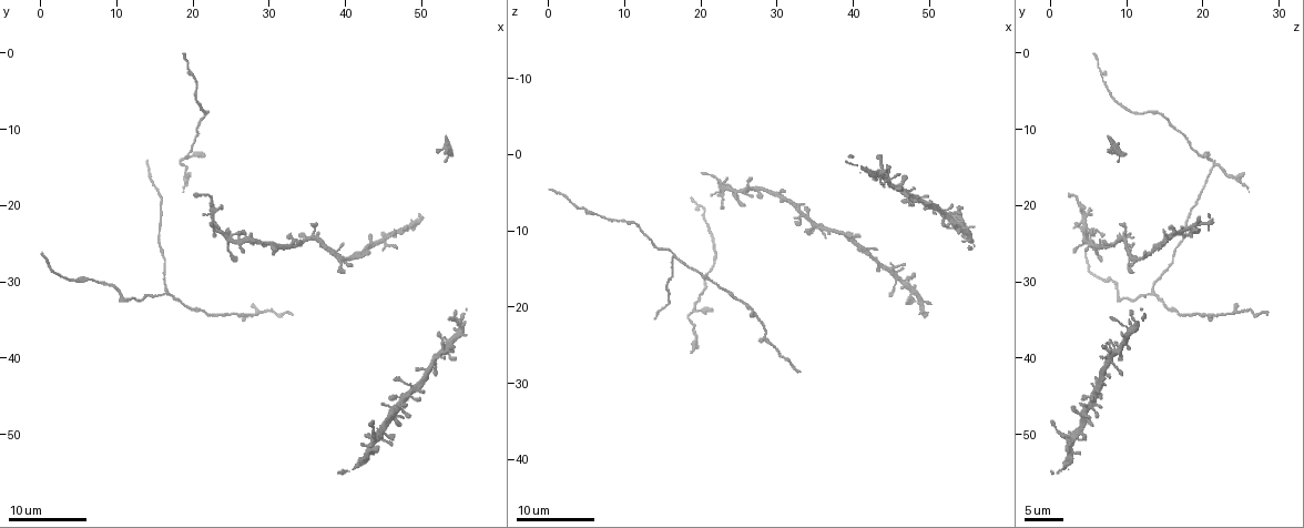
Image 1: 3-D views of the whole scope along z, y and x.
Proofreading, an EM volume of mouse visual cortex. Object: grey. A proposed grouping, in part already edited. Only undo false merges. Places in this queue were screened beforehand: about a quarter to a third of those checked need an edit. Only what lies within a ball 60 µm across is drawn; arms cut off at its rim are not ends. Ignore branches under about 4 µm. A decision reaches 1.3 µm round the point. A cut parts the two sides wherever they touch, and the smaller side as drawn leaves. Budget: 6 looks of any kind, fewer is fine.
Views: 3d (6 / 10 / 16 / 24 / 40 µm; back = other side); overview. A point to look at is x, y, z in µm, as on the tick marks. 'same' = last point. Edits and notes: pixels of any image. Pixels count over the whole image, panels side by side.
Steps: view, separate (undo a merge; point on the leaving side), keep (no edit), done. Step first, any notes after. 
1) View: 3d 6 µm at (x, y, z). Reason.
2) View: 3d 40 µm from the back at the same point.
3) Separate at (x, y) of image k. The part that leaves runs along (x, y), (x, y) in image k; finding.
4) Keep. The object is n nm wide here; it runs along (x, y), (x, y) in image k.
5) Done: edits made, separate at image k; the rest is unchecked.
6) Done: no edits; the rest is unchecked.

View: 3d 10 µm at (16.5, 31.5, 13.5). Three-way junction.

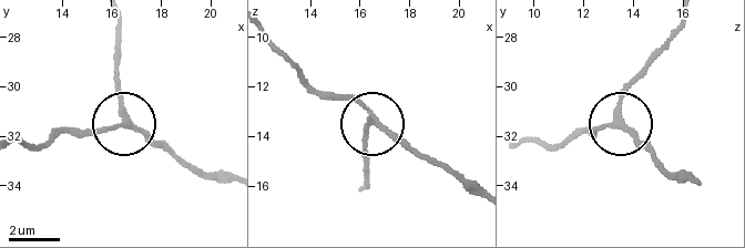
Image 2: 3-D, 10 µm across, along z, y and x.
Keep. The object is 180 nm wide here; continuous, no second cell.

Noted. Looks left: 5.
View: 3d 16 µm at (23.0, 23.5, 5.0). A fork.

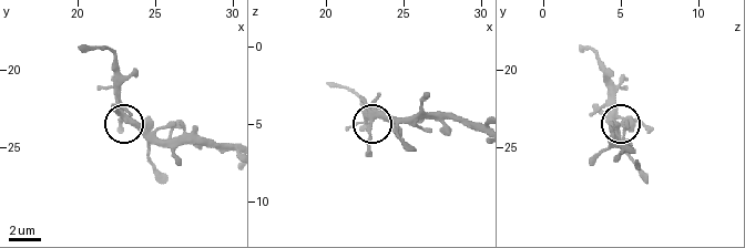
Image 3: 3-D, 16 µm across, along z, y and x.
Keep. The side arm is 40 µm long; 3 arms meet here; one cell here.

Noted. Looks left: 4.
View: 3d 10 µm at (47.0, 23.5, 16.5). Four or more arms meet.

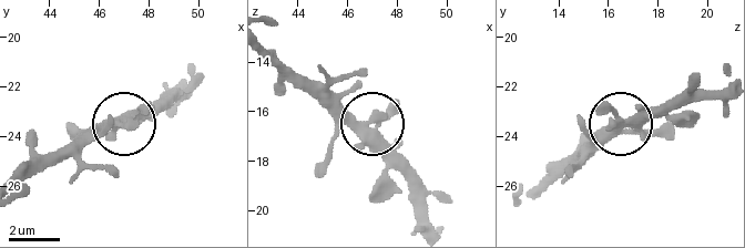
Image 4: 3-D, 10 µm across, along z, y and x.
Keep. The object is 360 nm wide here; continuous, no second cell.

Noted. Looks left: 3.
Done: no edits; the rest is unchecked.

